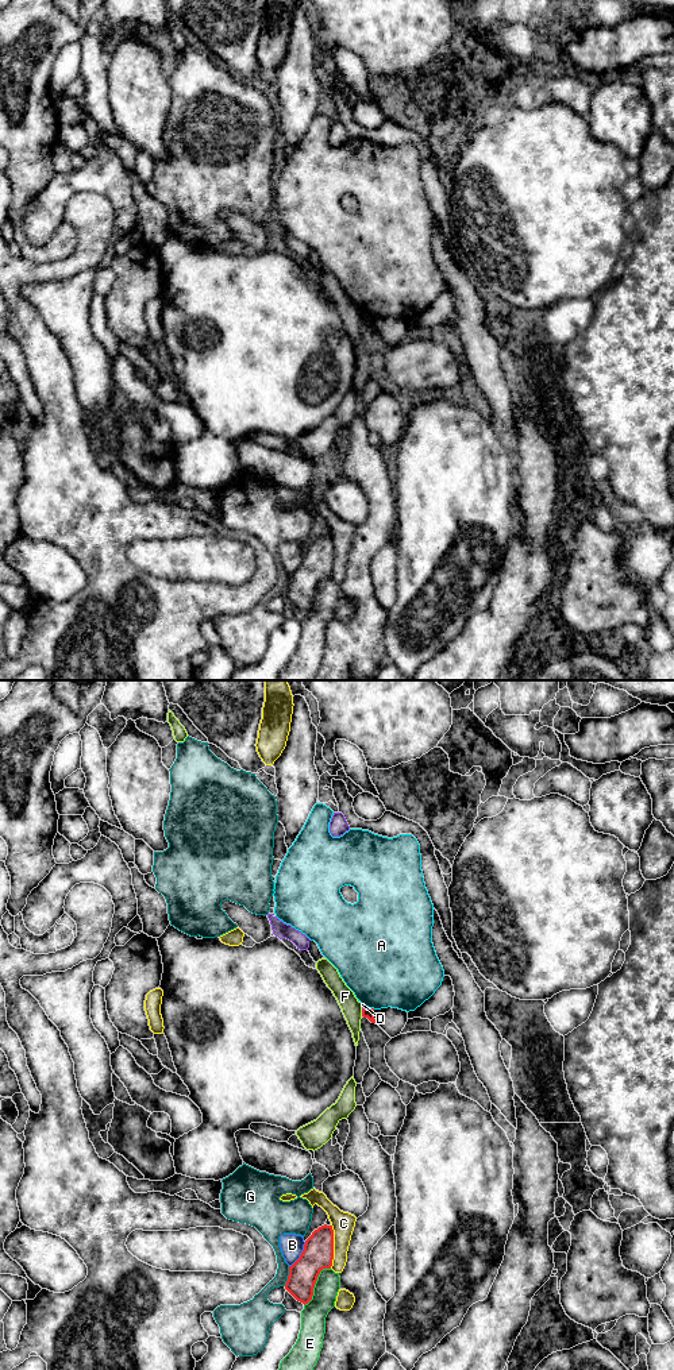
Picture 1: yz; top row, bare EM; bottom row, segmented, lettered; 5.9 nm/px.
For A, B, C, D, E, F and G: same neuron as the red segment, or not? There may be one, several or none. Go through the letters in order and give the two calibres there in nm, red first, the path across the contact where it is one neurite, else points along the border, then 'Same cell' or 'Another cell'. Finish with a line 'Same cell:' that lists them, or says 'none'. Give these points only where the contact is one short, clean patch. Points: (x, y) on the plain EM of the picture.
A: Thickness 70 nm (red) against 460 nm. Another cell
B: Thickness 190 nm (red) against 140 nm. Another cell
C: Thickness 190 nm (red) against 140 nm. Another cell
D: Thickness 70 nm (red) against 20 nm. Boundary: yz (366, 316), (362, 319). Another cell
E: Thickness 190 nm (red) against 150 nm. Another cell
F: Thickness 70 nm (red) against 120 nm. Another cell
G: Thickness 190 nm (red) against 140 nm. Another cell
Same cell: none

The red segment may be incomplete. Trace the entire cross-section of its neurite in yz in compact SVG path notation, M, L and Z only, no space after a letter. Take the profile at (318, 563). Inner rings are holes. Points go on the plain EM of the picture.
M321 535L305 549L300 567L289 575L285 598L304 614L312 609L313 597L323 578L331 578L334 568L332 535Z

